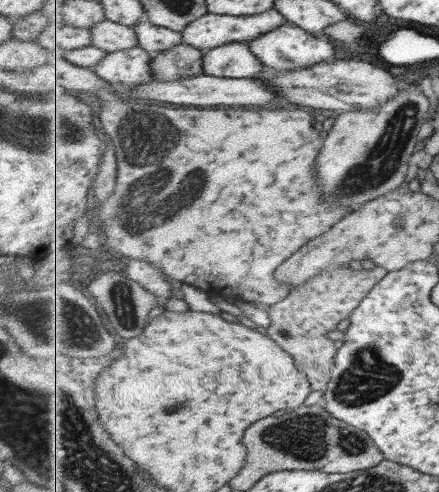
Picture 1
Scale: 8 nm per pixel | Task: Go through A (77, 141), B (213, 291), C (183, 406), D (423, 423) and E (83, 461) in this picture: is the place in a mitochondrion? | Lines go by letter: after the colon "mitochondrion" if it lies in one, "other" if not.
A: mitochondrion
B: other
C: mitochondrion
D: other
E: mitochondrion

